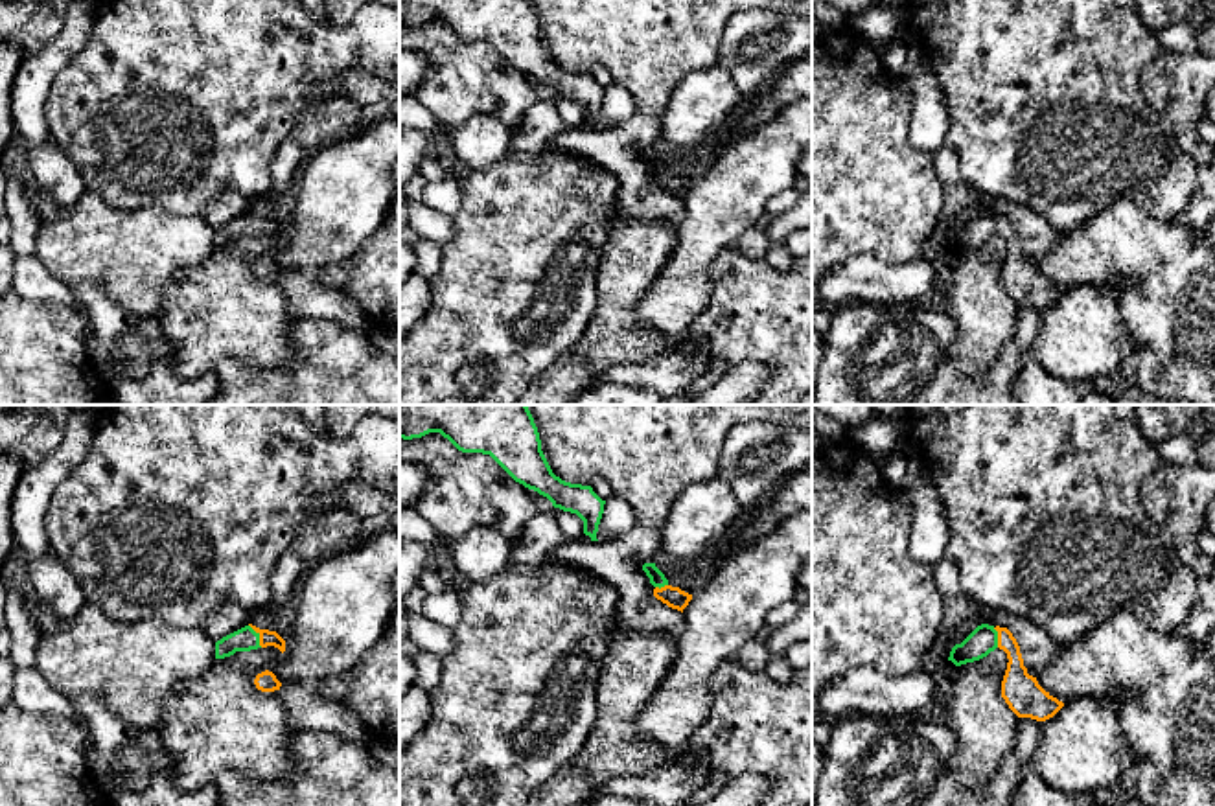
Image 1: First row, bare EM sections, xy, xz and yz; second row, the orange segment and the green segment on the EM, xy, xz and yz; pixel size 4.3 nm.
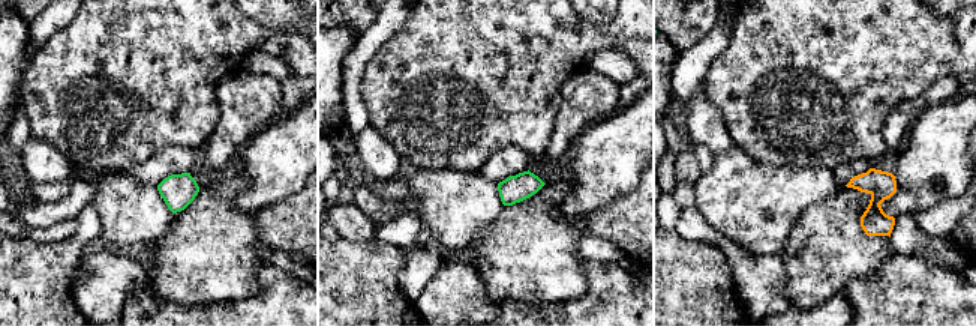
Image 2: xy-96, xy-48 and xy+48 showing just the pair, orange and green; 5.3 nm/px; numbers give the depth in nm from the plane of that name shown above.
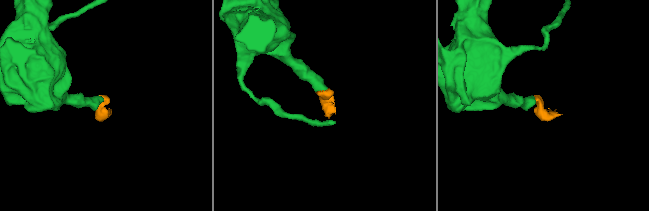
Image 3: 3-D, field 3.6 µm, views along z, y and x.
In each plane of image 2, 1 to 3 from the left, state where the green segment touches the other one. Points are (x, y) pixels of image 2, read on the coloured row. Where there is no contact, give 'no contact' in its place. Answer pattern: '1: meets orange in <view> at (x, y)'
1: no contact
2: no contact
3: no contact

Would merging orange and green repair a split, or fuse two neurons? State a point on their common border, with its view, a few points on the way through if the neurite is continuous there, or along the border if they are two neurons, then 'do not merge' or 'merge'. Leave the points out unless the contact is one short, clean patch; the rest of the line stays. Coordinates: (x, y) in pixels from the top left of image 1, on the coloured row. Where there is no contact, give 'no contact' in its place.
meets orange in xy at (260, 635); runs through xy (267, 637), (260, 635), (245, 639); merge

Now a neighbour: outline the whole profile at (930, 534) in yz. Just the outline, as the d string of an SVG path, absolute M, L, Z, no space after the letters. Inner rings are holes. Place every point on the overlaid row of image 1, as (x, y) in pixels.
M902 438L889 455L873 455L878 466L884 466L891 456L900 456L908 464L902 488L913 504L909 556L917 563L935 567L944 558L950 541L943 499L908 438Z

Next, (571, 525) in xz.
M561 510L556 521L567 539L578 539L584 534L584 521L576 513Z

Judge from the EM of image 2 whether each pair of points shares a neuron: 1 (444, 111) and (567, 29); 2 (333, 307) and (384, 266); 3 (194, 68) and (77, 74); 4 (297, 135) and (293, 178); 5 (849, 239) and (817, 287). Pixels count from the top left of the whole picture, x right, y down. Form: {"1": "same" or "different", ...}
{"1": "same", "2": "same", "3": "same", "4": "same", "5": "same"}

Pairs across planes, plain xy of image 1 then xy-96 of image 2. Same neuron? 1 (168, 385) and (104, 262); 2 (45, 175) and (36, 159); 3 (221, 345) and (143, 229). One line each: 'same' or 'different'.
1: same
2: same
3: different

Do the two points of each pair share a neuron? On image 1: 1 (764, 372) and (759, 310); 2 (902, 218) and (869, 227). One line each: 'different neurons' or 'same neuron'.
1: different neurons
2: same neuron

